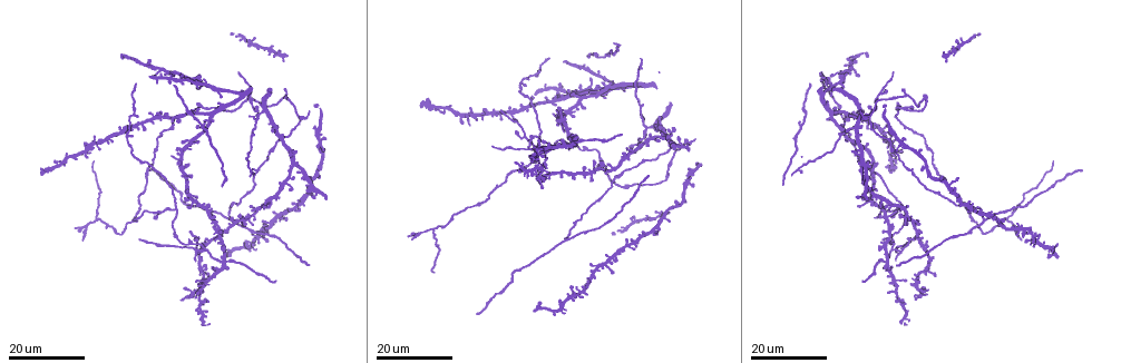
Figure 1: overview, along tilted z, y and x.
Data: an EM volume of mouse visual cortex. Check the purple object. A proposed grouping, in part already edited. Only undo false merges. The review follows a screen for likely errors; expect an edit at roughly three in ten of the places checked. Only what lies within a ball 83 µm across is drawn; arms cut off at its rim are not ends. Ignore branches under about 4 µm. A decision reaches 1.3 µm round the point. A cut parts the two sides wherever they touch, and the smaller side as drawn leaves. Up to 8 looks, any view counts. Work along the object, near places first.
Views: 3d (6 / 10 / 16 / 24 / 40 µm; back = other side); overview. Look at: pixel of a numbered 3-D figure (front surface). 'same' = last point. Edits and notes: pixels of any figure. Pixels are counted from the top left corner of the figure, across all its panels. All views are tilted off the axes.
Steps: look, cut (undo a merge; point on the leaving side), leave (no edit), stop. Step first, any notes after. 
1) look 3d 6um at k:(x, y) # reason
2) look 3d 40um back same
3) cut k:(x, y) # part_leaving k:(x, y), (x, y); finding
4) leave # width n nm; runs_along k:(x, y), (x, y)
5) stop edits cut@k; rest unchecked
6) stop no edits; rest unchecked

look 3d 24um at 1:(97, 221)

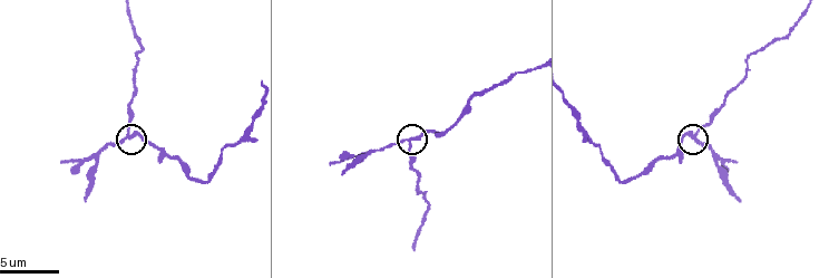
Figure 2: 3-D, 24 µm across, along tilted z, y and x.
look 3d 10um at 2:(695, 132) # closer look

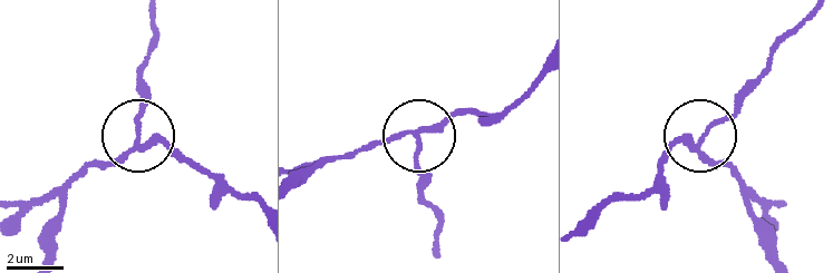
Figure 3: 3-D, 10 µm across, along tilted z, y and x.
look 3d 6um at 3:(415, 136)

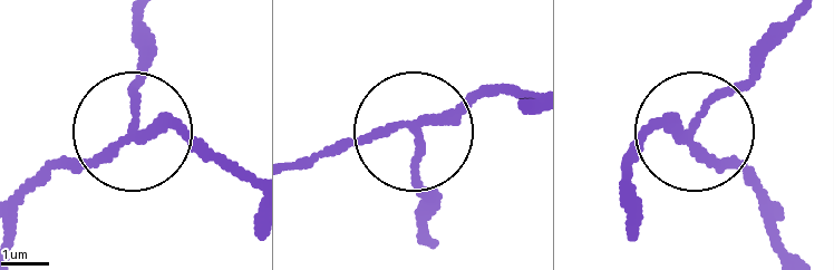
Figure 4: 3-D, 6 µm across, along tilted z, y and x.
cut 4:(132, 95) # width 140 nm; part_leaving 4:(670, 123), (697, 123), (738, 86), (786, 15); a second cell is stuck on

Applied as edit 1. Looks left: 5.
look 3d 16um at 1:(565, 242) # three-way junction

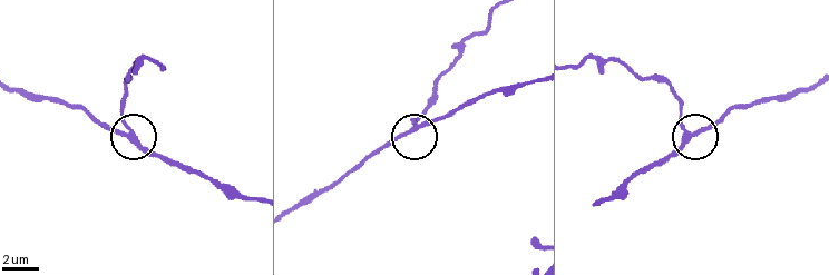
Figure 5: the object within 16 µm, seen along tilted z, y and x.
look 3d 10um at 5:(409, 131)

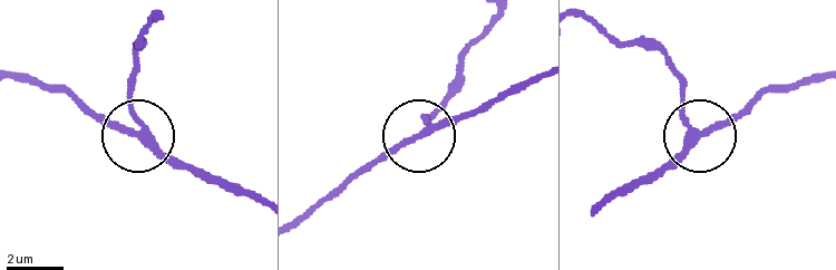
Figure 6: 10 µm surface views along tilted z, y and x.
leave # runs_along 6:(581, 17), (651, 48), (681, 84), (694, 136), (666, 167); continuous, no second cell

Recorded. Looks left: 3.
look 3d 16um at 1:(198, 250) # four or more arms meet

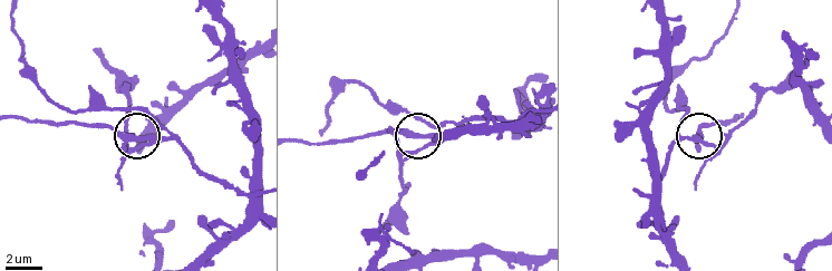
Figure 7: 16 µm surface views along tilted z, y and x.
look 3d 10um at 7:(421, 134) # zoom in

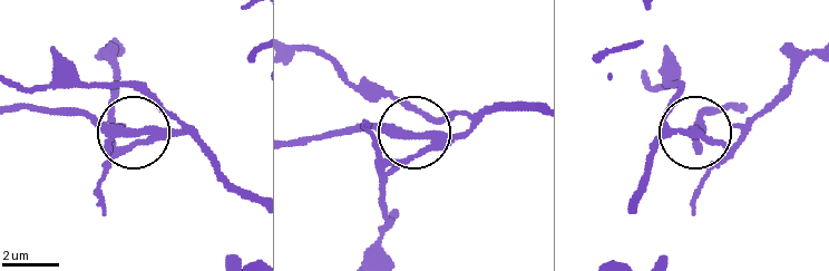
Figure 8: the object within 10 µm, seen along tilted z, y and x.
cut 8:(409, 156) # arms 4; a second cell is stuck on

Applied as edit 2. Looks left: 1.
stop edits cut@4, cut@8; rest unchecked

